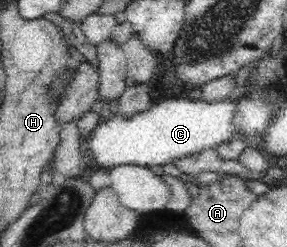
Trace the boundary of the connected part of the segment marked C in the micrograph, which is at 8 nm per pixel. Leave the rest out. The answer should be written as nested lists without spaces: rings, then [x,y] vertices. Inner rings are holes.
[[[184,97],[152,104],[135,116],[114,112],[107,120],[97,122],[88,136],[79,138],[81,162],[89,164],[89,171],[108,170],[126,164],[150,168],[174,164],[176,160],[192,157],[208,148],[217,148],[233,137],[242,137],[234,124],[237,103],[230,98],[209,103]]]

